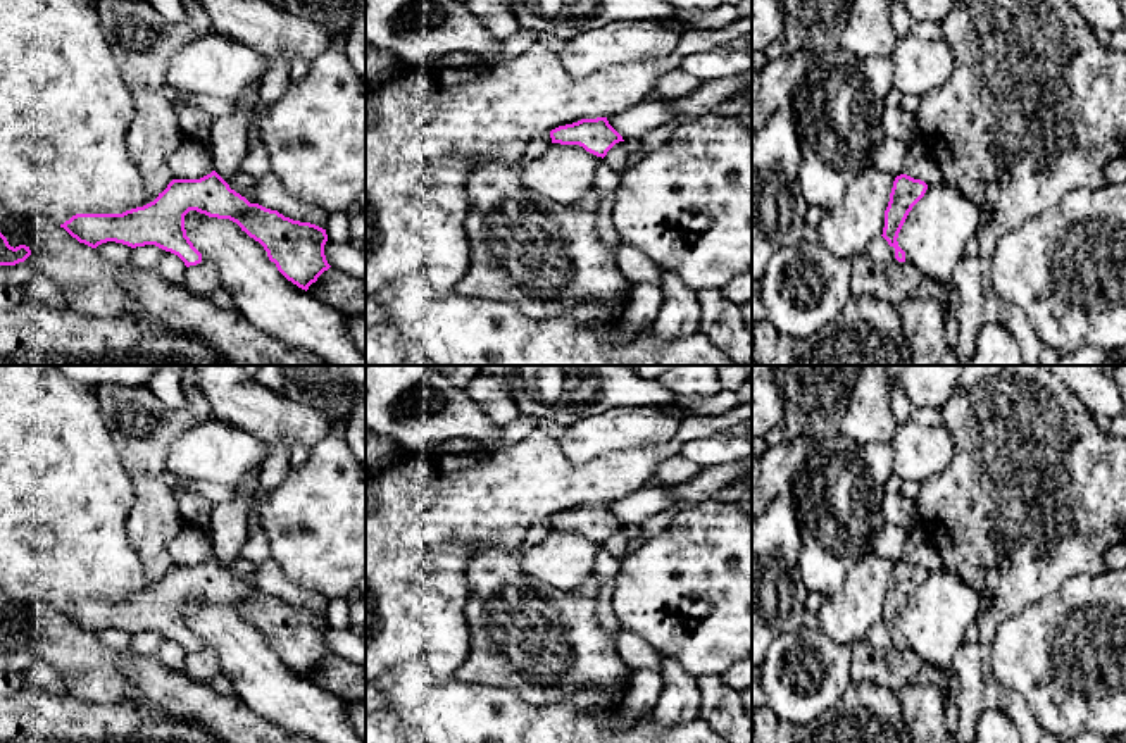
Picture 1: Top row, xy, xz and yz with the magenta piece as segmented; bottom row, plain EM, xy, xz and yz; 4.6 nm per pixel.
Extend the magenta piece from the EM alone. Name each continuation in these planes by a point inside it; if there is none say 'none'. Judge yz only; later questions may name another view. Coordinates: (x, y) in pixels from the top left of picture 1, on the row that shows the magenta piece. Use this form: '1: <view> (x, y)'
none

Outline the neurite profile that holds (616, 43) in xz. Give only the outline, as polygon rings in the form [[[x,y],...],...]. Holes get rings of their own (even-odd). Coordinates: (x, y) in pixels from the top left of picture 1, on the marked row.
[[[659,21],[609,22],[586,29],[560,50],[552,50],[571,78],[581,79],[602,69],[650,62],[669,55],[681,34],[664,28]]]

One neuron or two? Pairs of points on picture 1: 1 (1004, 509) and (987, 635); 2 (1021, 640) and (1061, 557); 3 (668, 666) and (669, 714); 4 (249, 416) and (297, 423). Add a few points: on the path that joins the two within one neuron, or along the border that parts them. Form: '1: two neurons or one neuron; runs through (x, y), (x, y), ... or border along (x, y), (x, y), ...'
1: one neuron; runs through (1018, 540), (1018, 578), (1000, 604)
2: two neurons; border along (1076, 574), (1007, 618)
3: one neuron; runs through (671, 678), (671, 702)
4: one neuron; runs through (261, 416), (285, 419)

